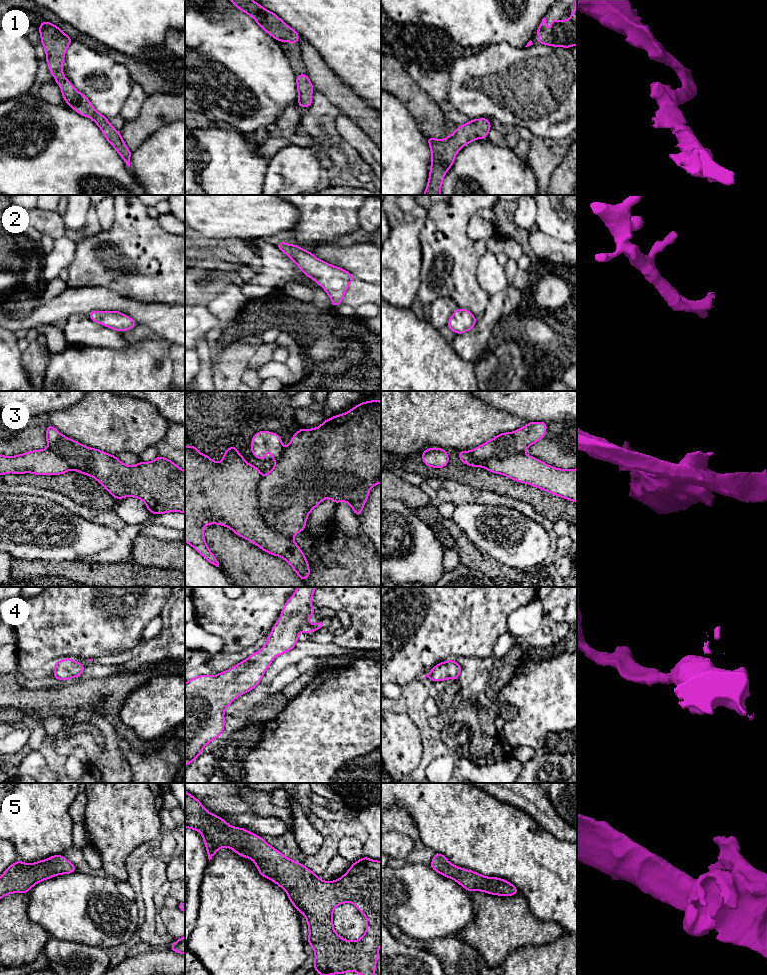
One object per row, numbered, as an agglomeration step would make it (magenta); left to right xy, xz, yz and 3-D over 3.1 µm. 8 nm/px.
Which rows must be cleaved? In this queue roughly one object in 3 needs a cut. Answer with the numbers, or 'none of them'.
3

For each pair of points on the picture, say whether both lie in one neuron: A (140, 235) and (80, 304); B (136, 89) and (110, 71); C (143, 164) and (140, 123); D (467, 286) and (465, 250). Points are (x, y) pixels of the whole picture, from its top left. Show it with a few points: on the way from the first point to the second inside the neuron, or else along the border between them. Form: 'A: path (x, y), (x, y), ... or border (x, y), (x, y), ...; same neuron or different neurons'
A: border (74, 286), (104, 286), (115, 290), (119, 294); different neurons
B: border (133, 82), (130, 94), (121, 106); different neurons
C: border (161, 128), (153, 132), (132, 152); different neurons
D: path (465, 277), (465, 259); same neuron

